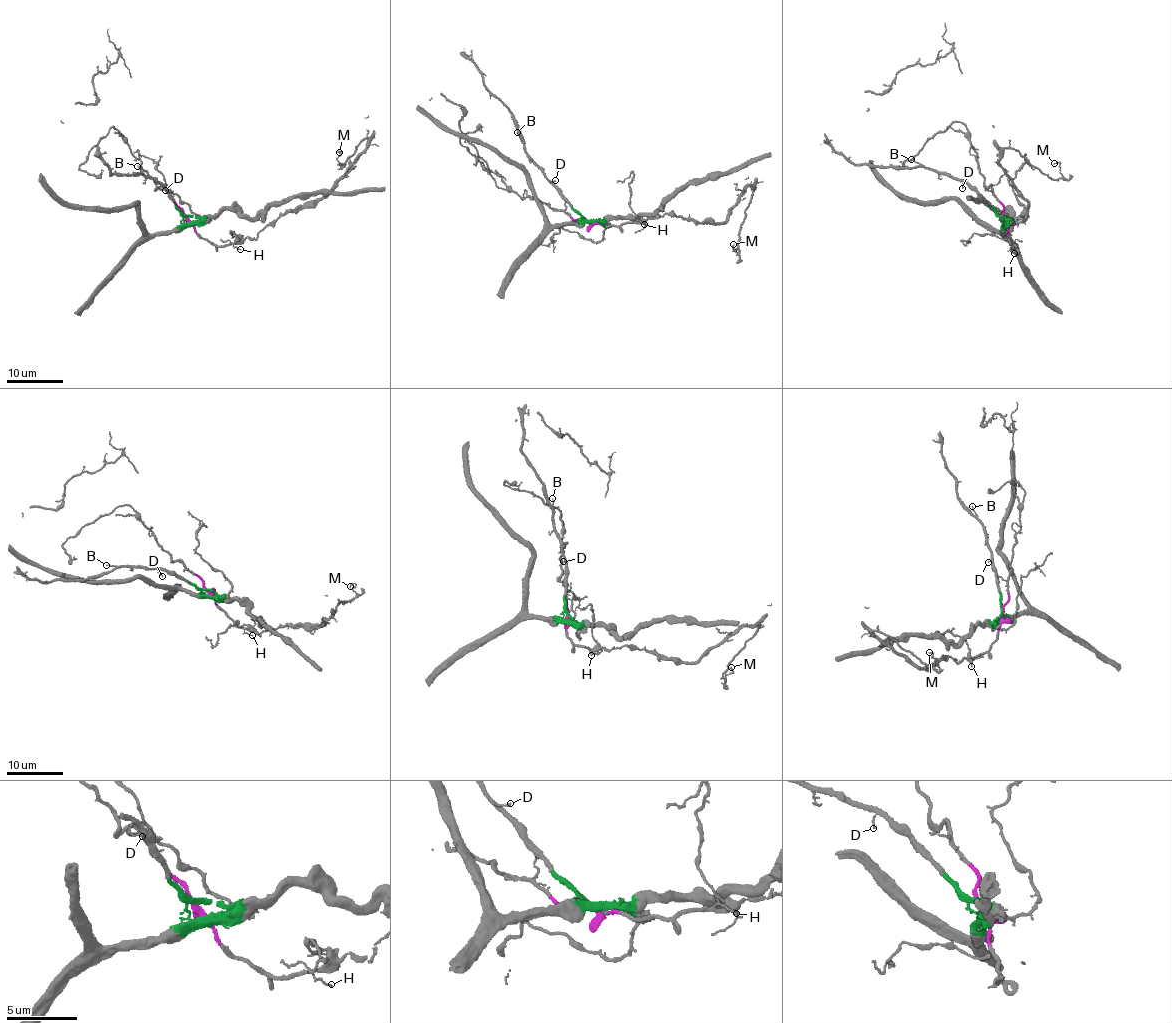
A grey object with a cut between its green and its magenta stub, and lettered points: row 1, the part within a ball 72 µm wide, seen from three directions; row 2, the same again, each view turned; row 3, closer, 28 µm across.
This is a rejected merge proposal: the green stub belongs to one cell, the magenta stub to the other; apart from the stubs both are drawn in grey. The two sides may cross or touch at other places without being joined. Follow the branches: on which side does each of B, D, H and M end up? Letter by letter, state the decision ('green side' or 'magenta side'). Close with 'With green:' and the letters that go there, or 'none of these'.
B: green side
D: green side
H: magenta side
M: magenta side
With green: B, D

